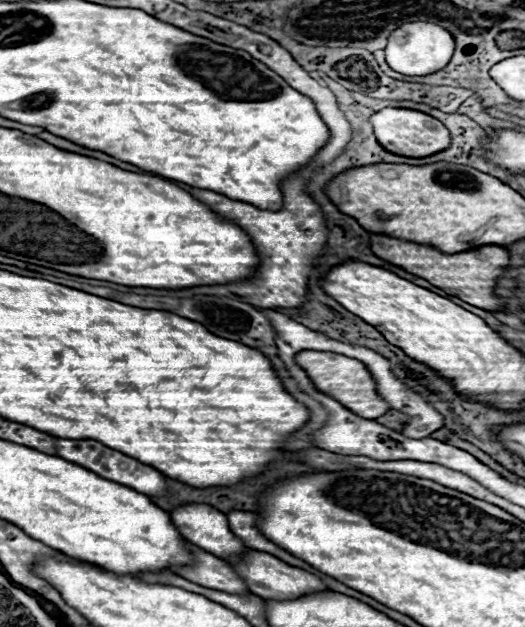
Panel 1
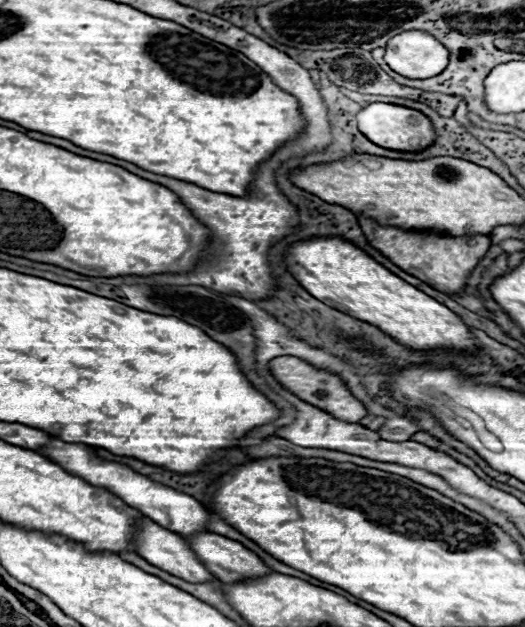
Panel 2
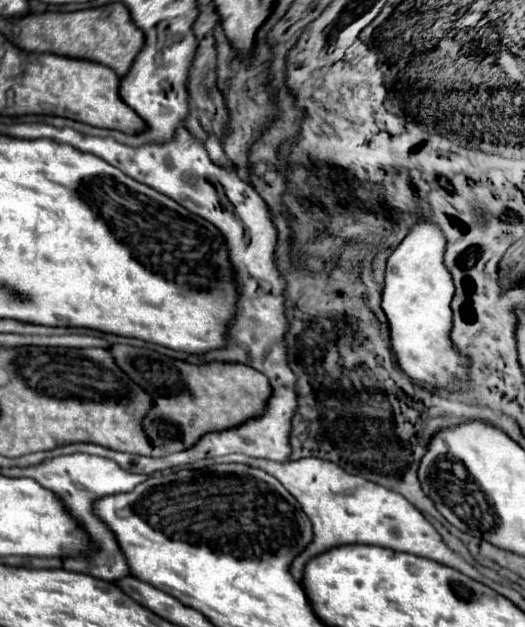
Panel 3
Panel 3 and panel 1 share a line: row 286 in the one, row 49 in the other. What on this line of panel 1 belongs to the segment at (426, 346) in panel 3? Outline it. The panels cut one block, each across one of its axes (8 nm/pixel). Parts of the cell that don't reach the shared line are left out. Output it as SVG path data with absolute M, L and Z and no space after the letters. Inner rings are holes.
M408 22L390 34L386 46L386 62L392 70L400 74L424 76L446 66L446 62L450 62L452 58L452 52L454 52L454 38L442 26L432 22Z

